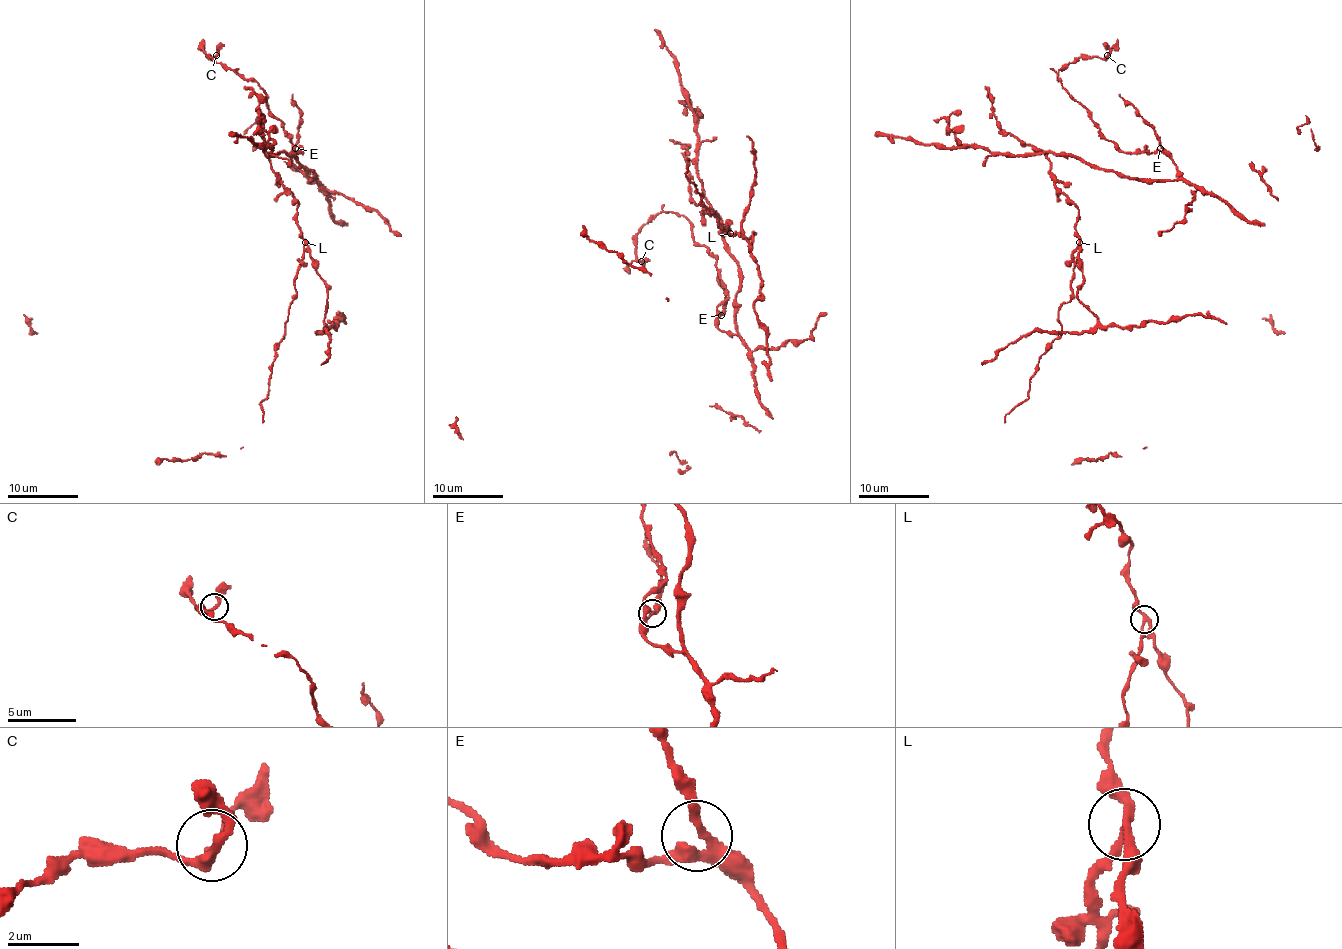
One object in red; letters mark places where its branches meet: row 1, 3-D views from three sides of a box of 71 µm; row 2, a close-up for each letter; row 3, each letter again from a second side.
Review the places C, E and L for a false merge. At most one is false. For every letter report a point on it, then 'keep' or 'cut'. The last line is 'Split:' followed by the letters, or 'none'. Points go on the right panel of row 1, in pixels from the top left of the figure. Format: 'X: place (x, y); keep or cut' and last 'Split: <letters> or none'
C: place (1107, 55); keep
E: place (1160, 148); keep
L: place (1079, 242); cut
Split: L

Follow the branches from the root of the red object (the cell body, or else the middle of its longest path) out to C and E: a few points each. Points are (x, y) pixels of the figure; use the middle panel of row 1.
C: (726, 228), (693, 197), (737, 265), (735, 334), (717, 327), (726, 288), (682, 215), (643, 226), (641, 261)
E: (726, 228), (693, 197), (701, 194), (710, 206), (739, 272), (735, 334), (717, 327), (721, 315)

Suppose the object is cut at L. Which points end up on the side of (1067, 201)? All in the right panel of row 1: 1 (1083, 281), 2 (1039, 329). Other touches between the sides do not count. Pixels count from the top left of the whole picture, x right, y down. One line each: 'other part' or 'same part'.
1: same part
2: same part

